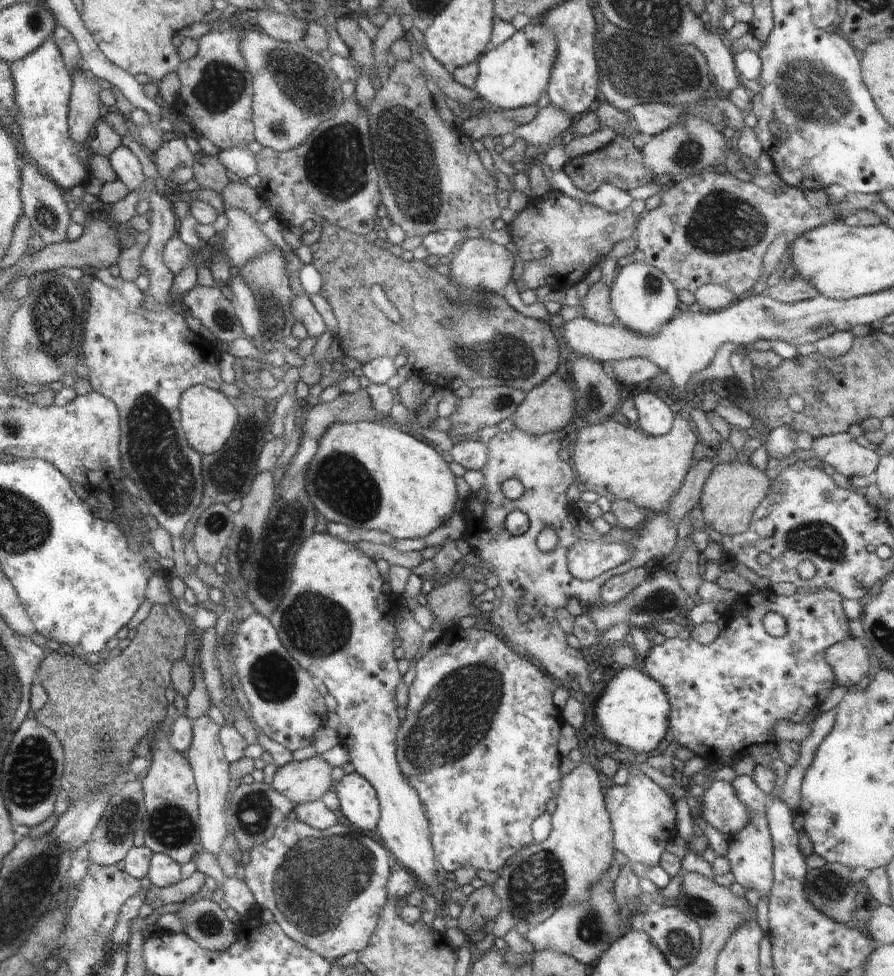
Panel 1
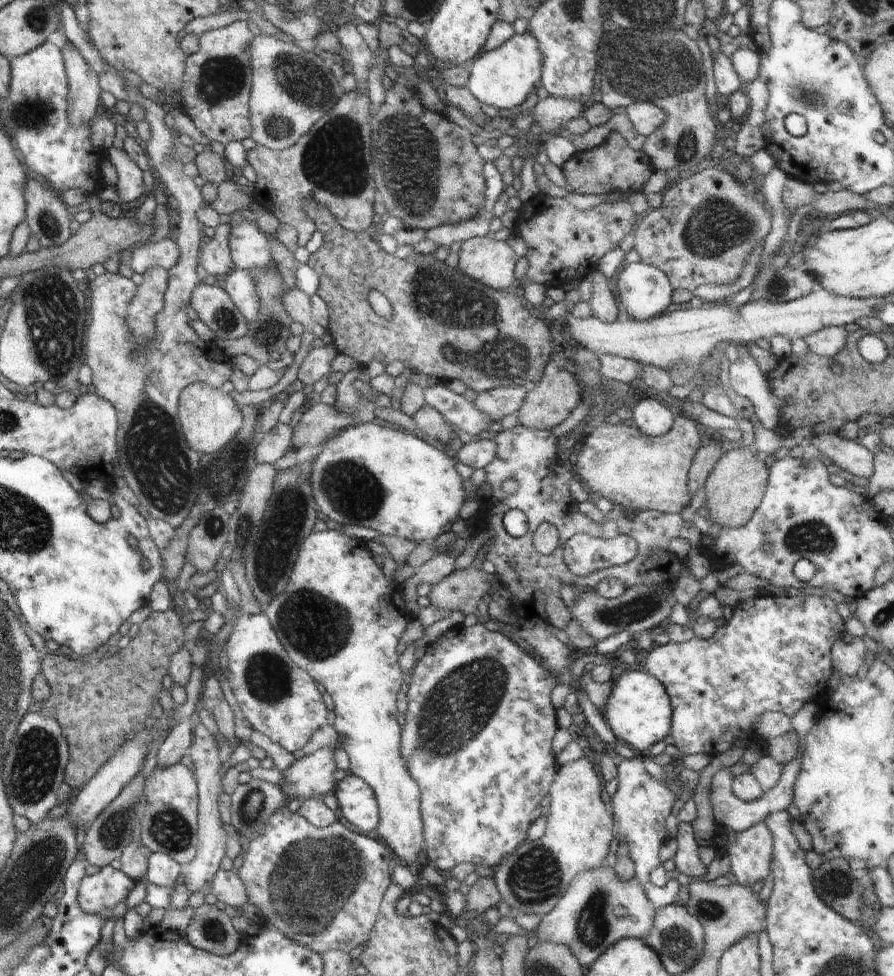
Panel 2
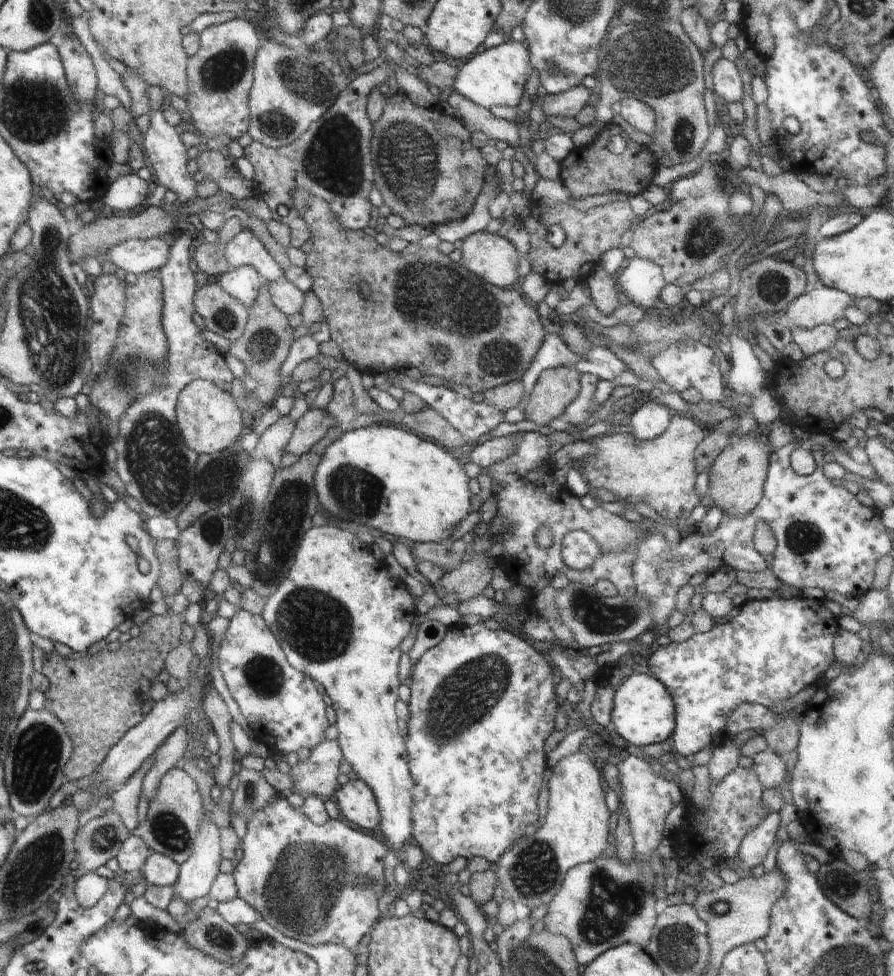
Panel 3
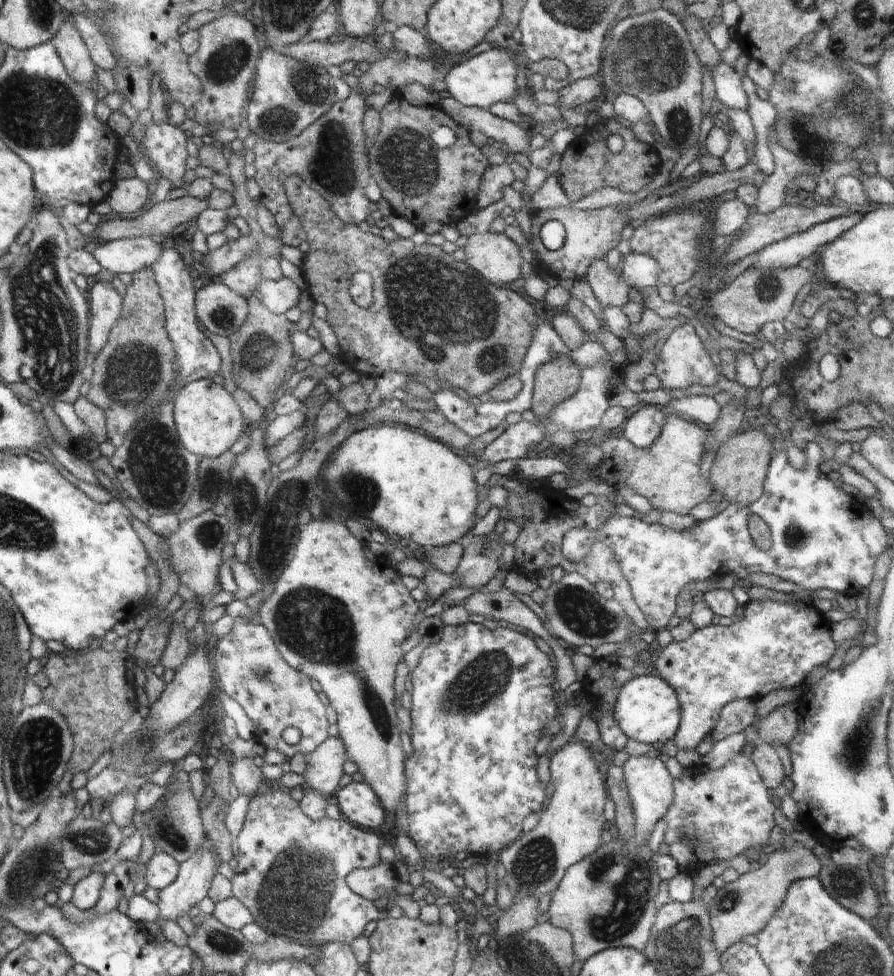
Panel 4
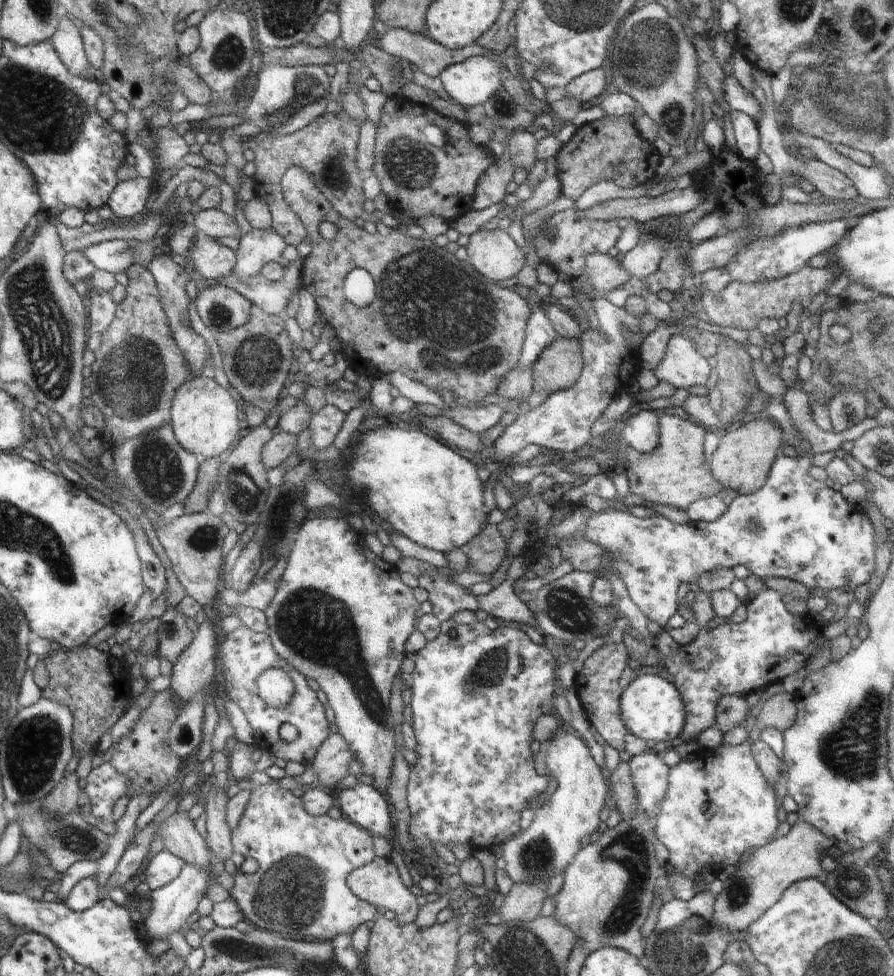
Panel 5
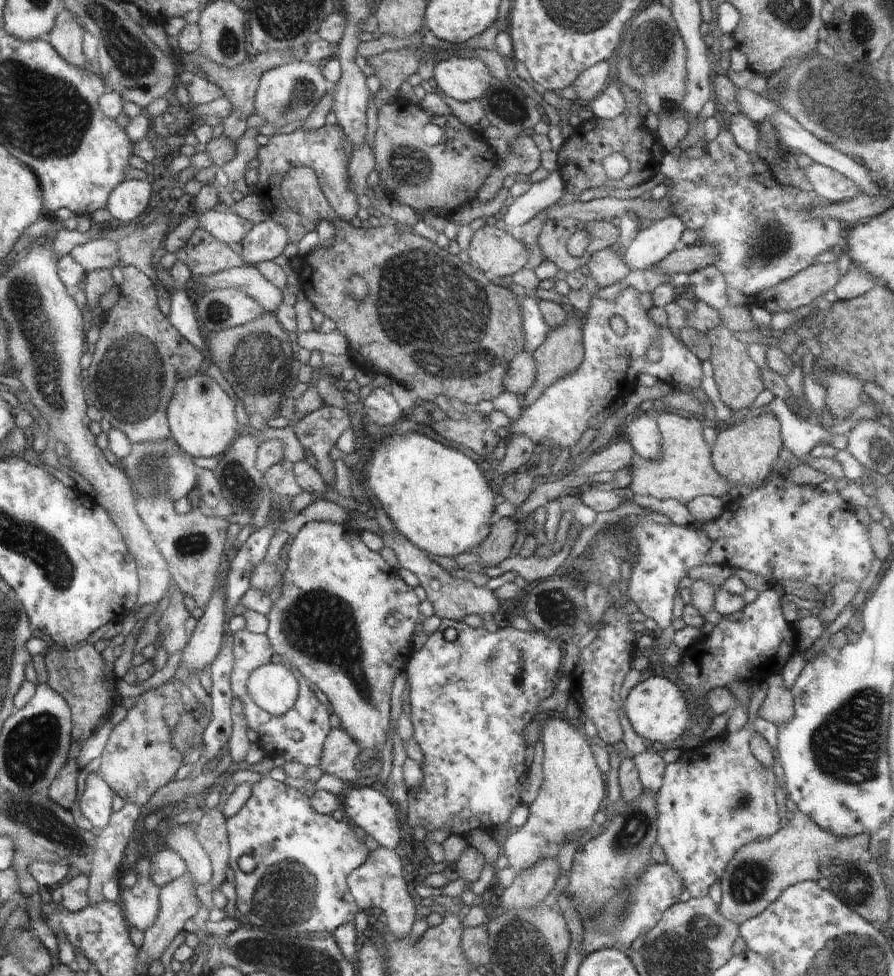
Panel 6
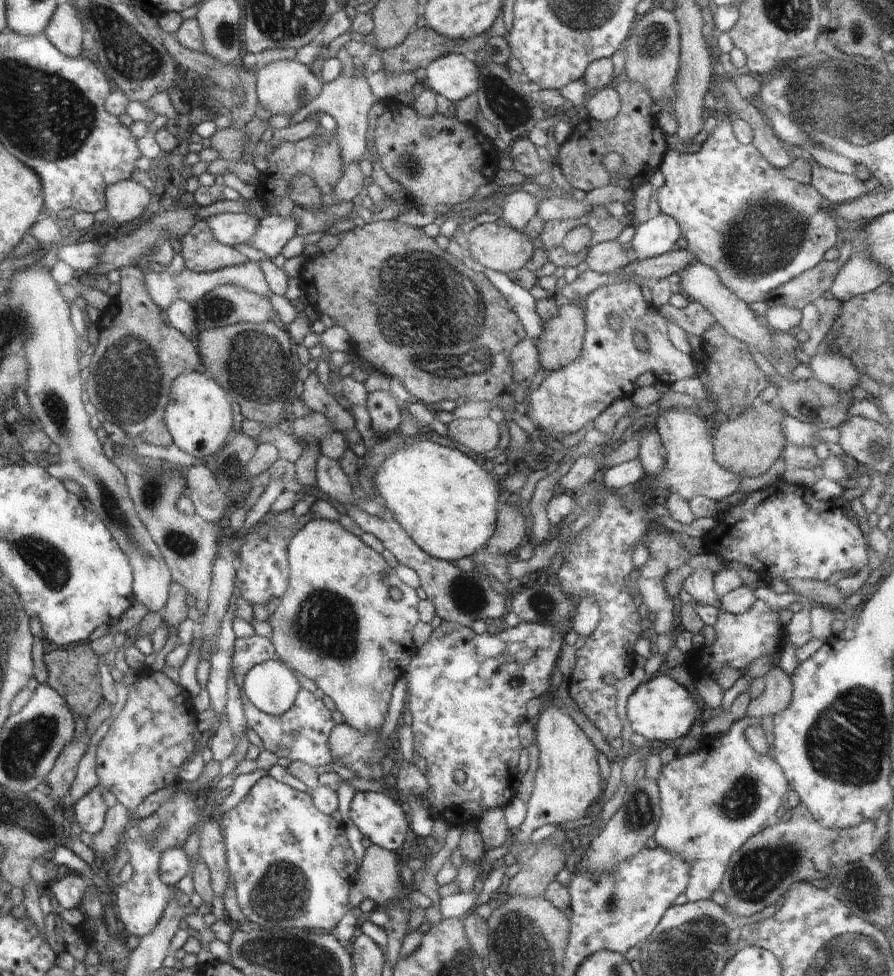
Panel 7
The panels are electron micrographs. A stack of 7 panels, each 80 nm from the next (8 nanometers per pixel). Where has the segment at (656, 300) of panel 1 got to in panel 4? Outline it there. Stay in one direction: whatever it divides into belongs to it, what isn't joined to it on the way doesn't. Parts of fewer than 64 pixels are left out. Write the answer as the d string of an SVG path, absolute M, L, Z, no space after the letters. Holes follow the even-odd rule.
M629 253L628 256L622 257L618 272L630 288L637 290L656 285L660 274L656 260L650 255L640 253Z

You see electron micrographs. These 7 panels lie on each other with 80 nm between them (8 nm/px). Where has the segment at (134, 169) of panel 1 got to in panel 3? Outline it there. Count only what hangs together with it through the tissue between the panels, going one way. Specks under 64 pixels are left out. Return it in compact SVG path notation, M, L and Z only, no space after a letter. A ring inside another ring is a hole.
M133 168L122 173L102 196L102 205L108 205L118 212L134 212L139 204L150 200L154 182L146 182Z

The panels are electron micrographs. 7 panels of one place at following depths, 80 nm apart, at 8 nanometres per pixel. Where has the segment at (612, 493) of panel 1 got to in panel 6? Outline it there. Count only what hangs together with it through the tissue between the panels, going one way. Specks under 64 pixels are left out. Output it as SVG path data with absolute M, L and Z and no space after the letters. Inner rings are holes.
M666 410L657 414L657 424L661 432L661 458L646 460L635 456L631 465L633 475L629 488L636 495L648 495L658 500L674 499L687 505L696 496L710 494L722 497L733 492L733 484L712 466L710 448L702 438L702 424L698 419L682 417Z

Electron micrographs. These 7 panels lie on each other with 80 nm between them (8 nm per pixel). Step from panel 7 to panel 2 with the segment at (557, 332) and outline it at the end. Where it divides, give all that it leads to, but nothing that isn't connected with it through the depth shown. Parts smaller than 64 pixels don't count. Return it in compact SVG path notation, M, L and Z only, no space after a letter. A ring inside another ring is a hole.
M568 368L546 371L542 380L534 383L532 388L528 389L528 396L525 397L518 411L520 425L527 429L550 431L554 426L558 426L564 418L568 418L568 414L579 405L578 400L580 400L580 388L578 388L578 382L572 378L572 374L568 374Z

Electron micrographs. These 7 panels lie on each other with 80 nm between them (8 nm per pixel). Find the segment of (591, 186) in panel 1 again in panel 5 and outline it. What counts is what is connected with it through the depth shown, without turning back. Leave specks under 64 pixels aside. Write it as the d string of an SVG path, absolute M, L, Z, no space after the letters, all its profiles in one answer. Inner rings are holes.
M607 118L595 120L576 130L572 138L561 145L557 160L557 177L561 182L561 192L576 200L592 185L611 180L619 187L635 187L657 177L656 168L661 155L653 143L644 139L637 131L635 118Z

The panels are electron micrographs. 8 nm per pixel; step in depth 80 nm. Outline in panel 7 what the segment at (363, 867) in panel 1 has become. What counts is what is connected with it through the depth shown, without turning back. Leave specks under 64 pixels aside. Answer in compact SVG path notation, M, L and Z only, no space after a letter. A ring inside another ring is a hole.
M266 774L257 779L244 802L240 802L238 806L228 812L219 812L219 819L225 844L225 855L229 865L229 874L234 879L234 892L236 892L240 910L242 910L249 922L254 922L256 926L266 929L320 928L320 930L332 930L345 918L346 912L348 912L348 908L346 908L348 888L350 888L350 883L355 877L358 866L356 866L354 854L350 850L350 844L348 844L344 828L332 818L332 815L327 815L321 809L318 809L313 803L313 798L310 798L308 794L304 794L304 791L294 790L289 785L276 781L269 774Z

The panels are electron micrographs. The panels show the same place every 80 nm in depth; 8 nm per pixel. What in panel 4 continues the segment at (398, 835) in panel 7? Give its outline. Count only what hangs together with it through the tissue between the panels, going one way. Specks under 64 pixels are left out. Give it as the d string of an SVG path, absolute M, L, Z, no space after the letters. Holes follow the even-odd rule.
M352 781L352 783L338 789L338 792L334 794L333 801L340 807L342 814L354 824L358 824L359 827L370 828L373 831L378 830L384 822L384 806L382 806L374 788L365 781Z

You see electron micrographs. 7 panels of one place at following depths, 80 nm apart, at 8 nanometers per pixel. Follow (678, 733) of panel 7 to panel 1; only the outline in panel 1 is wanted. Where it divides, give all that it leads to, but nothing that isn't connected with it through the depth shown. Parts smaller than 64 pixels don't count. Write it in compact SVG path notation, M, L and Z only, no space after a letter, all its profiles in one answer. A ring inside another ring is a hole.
M639 666L623 668L602 686L594 714L596 726L602 728L601 734L605 738L638 753L652 752L660 744L668 732L668 710L670 705L665 689Z

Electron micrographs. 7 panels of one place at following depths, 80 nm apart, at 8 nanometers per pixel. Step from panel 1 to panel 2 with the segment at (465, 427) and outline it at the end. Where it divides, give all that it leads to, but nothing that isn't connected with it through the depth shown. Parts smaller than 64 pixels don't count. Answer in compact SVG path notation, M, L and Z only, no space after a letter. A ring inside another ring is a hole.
M526 386L494 387L490 391L479 392L473 405L490 421L500 421L507 414L518 412L526 396L528 396Z

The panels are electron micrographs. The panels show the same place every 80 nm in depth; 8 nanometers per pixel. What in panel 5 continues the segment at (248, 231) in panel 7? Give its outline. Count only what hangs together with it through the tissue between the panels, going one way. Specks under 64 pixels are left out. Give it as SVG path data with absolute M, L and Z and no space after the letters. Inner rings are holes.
M202 209L195 216L195 229L198 234L219 239L220 237L238 237L236 219L221 209Z

